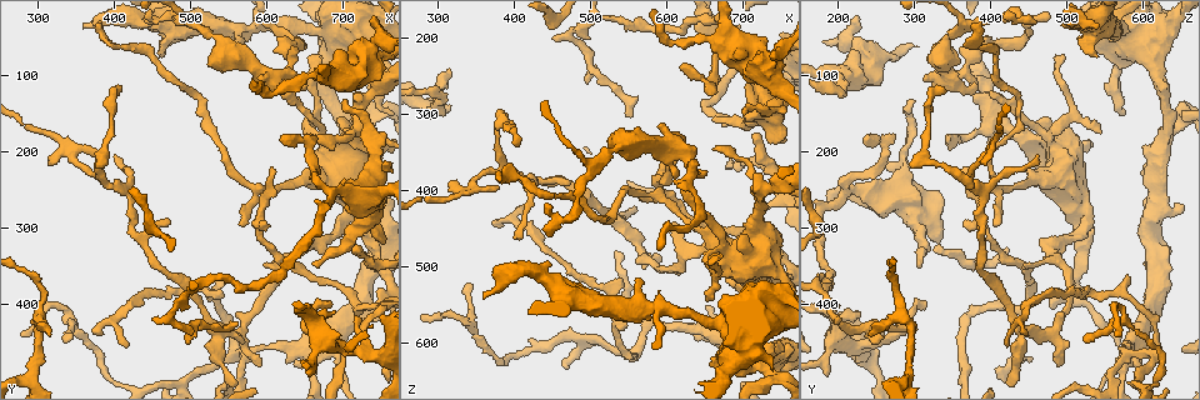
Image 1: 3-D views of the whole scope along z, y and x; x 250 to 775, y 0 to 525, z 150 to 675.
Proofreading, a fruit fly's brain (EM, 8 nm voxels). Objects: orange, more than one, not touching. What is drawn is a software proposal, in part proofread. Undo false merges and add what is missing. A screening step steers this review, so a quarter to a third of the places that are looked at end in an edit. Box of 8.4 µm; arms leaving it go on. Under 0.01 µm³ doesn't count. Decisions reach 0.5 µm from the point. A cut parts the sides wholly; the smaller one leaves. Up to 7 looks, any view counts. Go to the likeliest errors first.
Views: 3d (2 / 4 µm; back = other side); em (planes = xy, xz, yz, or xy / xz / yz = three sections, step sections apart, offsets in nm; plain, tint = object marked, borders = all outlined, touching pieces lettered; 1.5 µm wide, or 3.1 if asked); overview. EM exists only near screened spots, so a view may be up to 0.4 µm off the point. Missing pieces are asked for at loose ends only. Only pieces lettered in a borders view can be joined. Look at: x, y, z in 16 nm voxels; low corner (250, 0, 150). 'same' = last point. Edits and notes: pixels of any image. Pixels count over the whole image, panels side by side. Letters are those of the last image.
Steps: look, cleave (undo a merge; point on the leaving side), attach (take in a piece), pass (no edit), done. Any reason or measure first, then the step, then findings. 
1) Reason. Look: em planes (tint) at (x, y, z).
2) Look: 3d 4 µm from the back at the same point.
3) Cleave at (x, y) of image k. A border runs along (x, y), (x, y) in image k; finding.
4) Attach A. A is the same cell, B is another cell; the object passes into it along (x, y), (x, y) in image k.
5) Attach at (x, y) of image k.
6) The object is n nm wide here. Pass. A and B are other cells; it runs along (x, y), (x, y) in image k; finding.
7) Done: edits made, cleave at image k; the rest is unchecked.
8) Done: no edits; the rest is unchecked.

An open end. Look: em planes (tint) at (715, 325, 330).

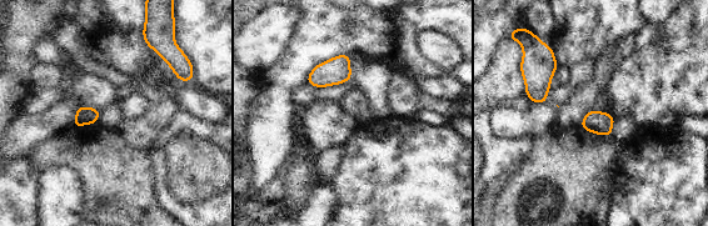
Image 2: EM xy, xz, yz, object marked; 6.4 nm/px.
Look: em planes (borders) at the same point.

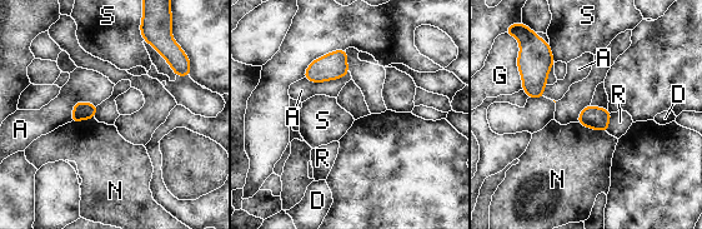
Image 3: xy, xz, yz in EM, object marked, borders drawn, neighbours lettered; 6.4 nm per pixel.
Pass. A, D, G, N, R and S are other cells; no lettered piece goes on from it.

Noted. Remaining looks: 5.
Tapers out. Look: em yz step 8 (borders) at (595, 350, 445).

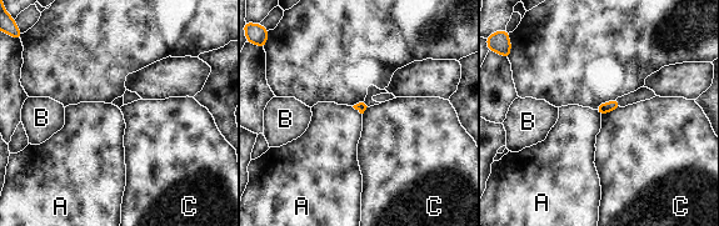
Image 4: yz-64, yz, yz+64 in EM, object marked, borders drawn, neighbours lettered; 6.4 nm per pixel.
Pass. A, B and C are other cells; no lettered piece goes on from it.

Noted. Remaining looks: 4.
Free end. Look: em planes (borders) at (465, 75, 545).

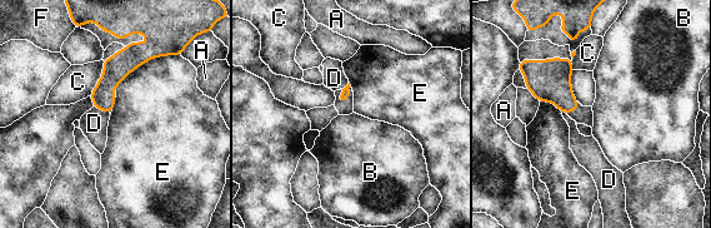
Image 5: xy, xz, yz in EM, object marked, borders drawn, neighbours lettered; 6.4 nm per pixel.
Pass. A, B, C, D, E and F are other cells; it runs along (141, 49), (110, 79), (96, 103) in image 5; none of them fits.

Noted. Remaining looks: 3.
Done: no edits; the rest is unchecked.

